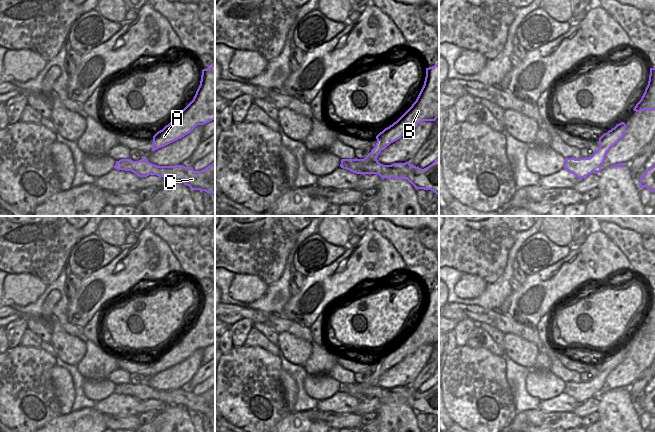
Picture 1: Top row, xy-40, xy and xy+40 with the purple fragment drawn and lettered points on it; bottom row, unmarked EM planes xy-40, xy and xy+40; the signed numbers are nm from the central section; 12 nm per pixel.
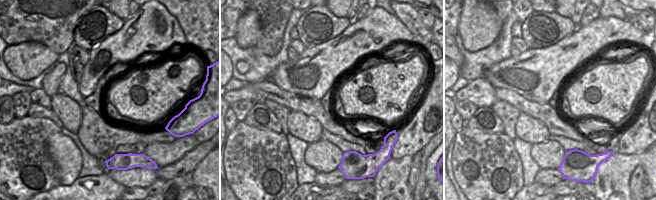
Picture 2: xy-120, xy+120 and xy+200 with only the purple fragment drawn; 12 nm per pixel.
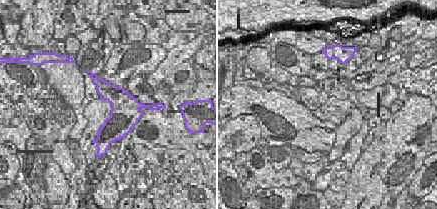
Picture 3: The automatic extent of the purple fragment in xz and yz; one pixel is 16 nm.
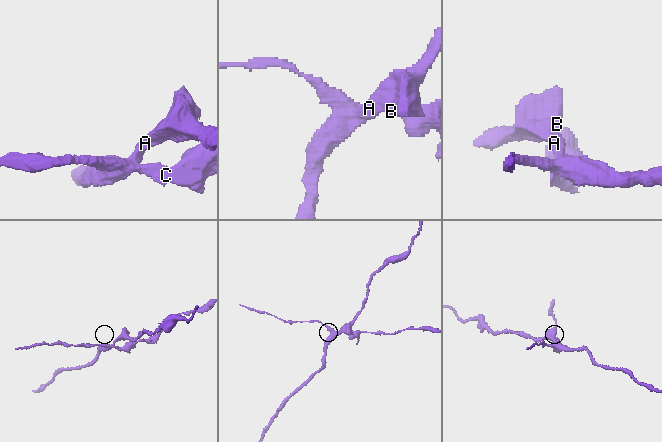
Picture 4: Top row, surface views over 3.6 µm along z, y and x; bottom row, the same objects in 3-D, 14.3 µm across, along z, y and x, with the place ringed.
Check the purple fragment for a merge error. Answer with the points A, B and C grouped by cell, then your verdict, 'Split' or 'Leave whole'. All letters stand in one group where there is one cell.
Groups: A B / C. Split

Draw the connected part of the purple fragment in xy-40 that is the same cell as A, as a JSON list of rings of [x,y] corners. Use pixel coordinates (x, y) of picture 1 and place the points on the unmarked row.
[[[215,285],[212,290],[202,294],[200,309],[193,324],[162,354],[153,360],[152,375],[164,371],[185,359],[189,358],[196,350],[204,349],[215,343]]]

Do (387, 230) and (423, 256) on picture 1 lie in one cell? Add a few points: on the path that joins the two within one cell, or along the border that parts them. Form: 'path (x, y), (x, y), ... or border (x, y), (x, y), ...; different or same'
path (396, 235), (414, 252); same

